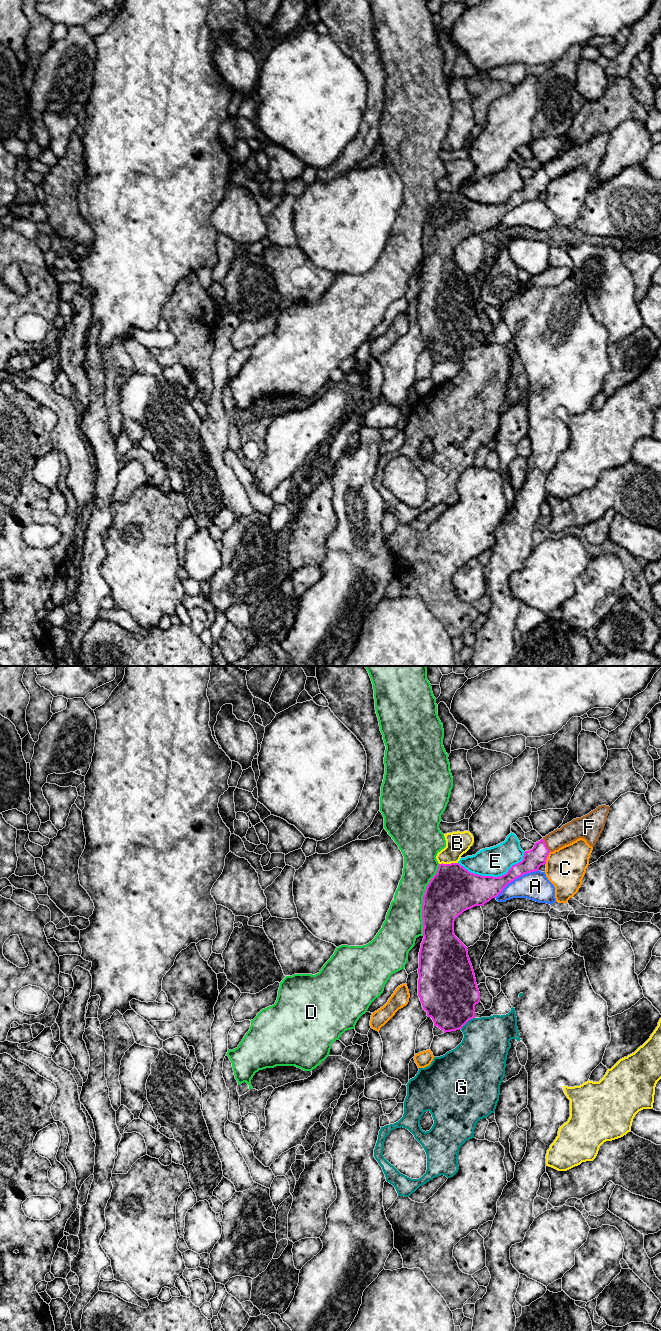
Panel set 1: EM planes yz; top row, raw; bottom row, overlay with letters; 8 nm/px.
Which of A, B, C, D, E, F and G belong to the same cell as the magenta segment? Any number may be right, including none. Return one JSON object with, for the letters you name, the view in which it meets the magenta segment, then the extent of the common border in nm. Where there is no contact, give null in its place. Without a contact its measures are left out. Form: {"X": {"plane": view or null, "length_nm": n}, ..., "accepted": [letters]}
{"F": {"plane": "yz", "length_nm": 130}, "accepted": ["F"]}

